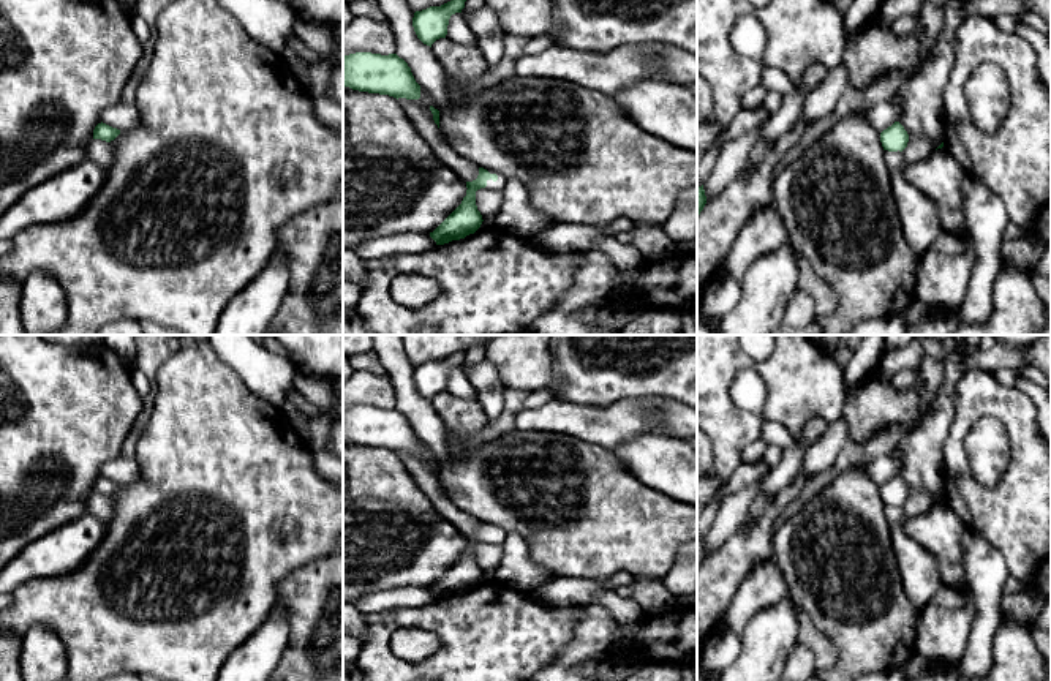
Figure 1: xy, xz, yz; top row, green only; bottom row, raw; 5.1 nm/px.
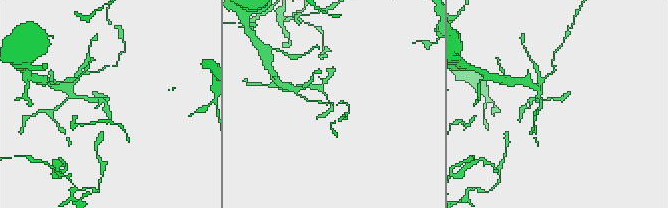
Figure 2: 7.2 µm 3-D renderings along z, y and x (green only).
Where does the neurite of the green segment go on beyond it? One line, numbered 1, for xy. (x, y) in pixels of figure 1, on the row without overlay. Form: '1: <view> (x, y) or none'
1: none

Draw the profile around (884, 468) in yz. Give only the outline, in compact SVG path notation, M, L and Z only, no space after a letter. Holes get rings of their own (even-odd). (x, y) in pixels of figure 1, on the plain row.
M880 455L866 465L868 477L879 487L891 480L901 471L898 461L890 455Z

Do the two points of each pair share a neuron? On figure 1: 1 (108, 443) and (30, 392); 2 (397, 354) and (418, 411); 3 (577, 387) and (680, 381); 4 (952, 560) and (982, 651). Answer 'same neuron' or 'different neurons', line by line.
1: same neuron
2: same neuron
3: same neuron
4: different neurons

